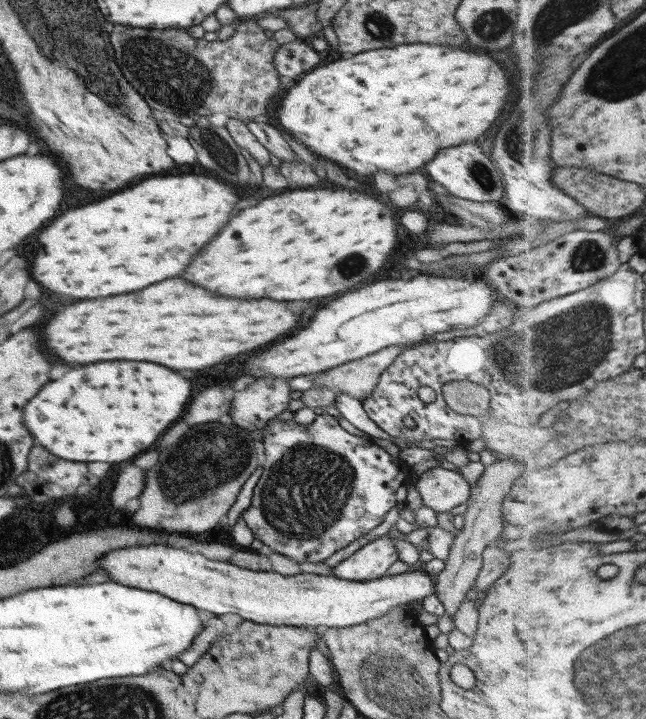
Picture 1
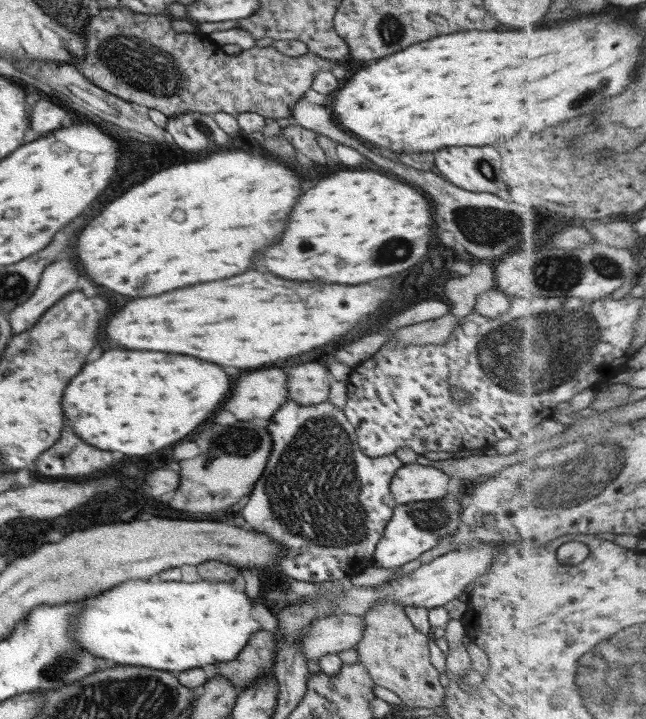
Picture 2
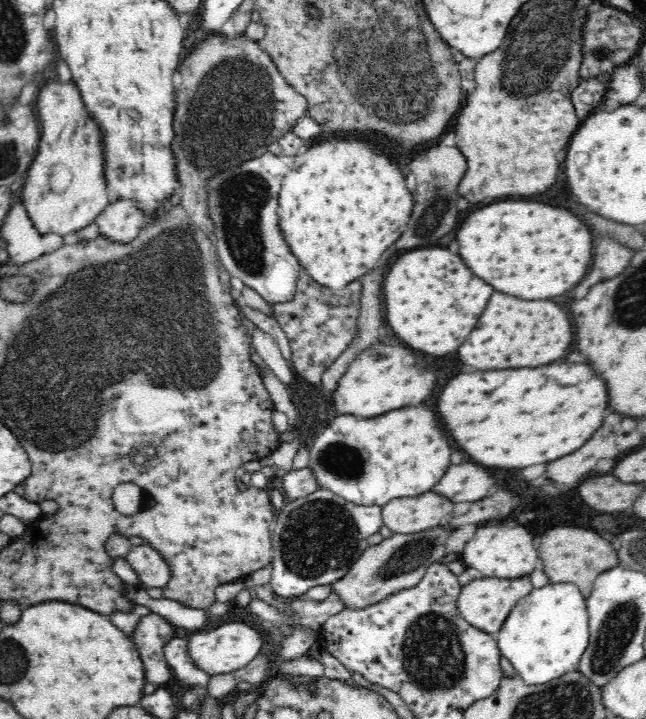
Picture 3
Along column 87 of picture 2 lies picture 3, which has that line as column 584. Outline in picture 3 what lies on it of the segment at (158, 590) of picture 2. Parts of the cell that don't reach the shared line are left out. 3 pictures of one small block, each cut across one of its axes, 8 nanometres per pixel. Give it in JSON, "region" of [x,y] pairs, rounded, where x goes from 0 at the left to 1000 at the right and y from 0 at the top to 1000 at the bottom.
{"region":[[[885,811],[842,812],[842,818],[827,818],[820,829],[811,829],[783,858],[780,868],[768,880],[768,892],[776,914],[785,917],[797,930],[805,944],[819,954],[834,954],[851,950],[895,929],[895,921],[910,898],[912,862],[907,851],[907,832],[899,821]]]}

